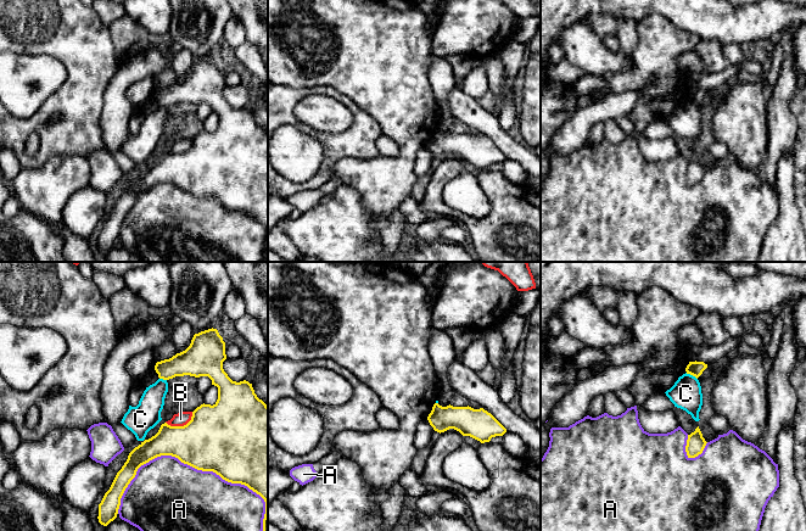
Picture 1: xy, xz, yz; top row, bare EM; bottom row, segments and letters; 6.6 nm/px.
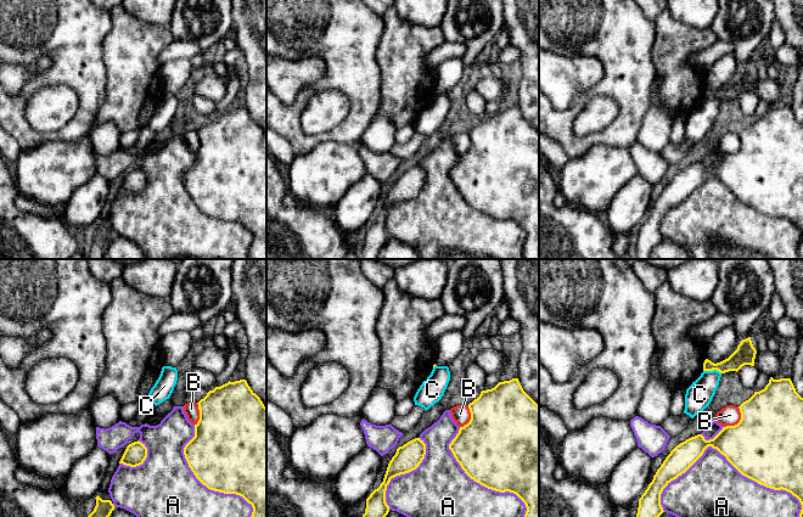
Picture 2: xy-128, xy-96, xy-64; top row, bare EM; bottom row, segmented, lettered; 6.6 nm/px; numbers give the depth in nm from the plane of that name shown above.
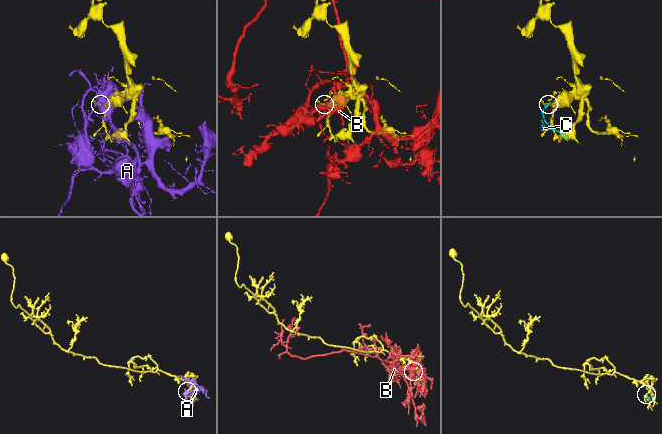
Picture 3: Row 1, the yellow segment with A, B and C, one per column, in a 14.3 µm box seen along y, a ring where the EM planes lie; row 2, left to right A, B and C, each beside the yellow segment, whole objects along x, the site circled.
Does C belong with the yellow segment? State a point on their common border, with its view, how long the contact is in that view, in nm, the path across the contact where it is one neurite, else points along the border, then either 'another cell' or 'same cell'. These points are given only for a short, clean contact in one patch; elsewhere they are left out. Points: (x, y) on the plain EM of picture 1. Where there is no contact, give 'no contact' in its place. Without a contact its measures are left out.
yz (692, 101) | 90 nm | along yz (686, 100), (697, 106) | another cell

